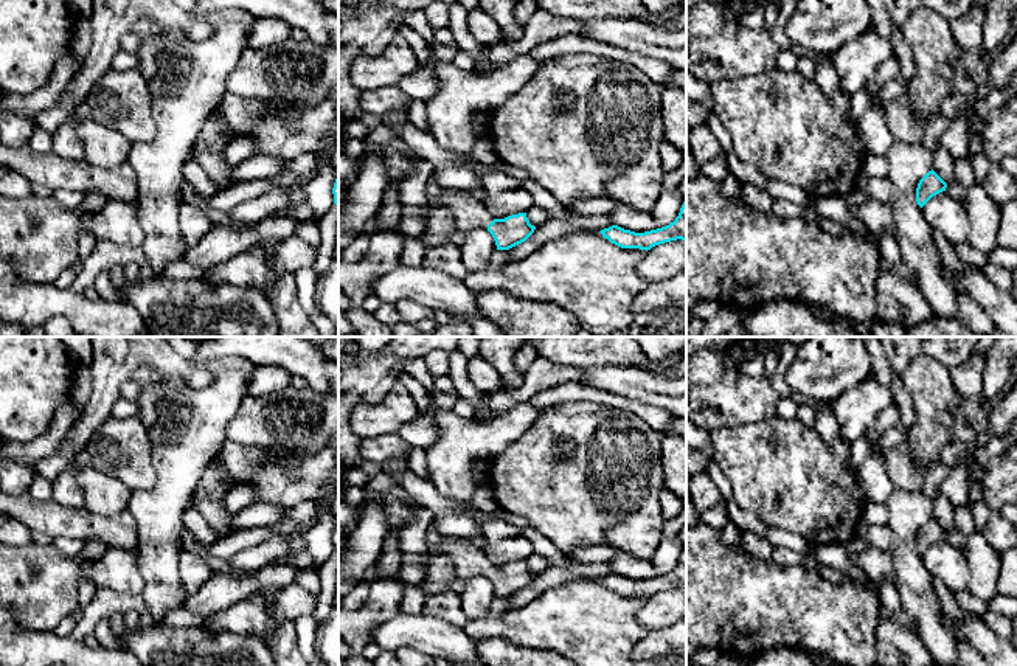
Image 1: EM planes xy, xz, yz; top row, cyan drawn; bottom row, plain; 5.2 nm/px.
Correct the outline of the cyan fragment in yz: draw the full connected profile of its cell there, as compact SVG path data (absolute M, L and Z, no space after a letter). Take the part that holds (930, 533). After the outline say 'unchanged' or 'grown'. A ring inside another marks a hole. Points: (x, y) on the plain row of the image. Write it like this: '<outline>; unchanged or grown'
M932 517L918 531L916 550L922 556L933 543L946 539L947 531Z; unchanged

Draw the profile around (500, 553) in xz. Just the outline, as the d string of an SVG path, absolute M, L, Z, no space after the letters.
M523 536L488 543L483 551L494 567L505 567L512 562L526 560L534 554L533 543Z

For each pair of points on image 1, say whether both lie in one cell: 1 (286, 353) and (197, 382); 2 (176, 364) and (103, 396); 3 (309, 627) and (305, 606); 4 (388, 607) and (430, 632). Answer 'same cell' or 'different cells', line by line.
1: different cells
2: same cell
3: different cells
4: different cells

